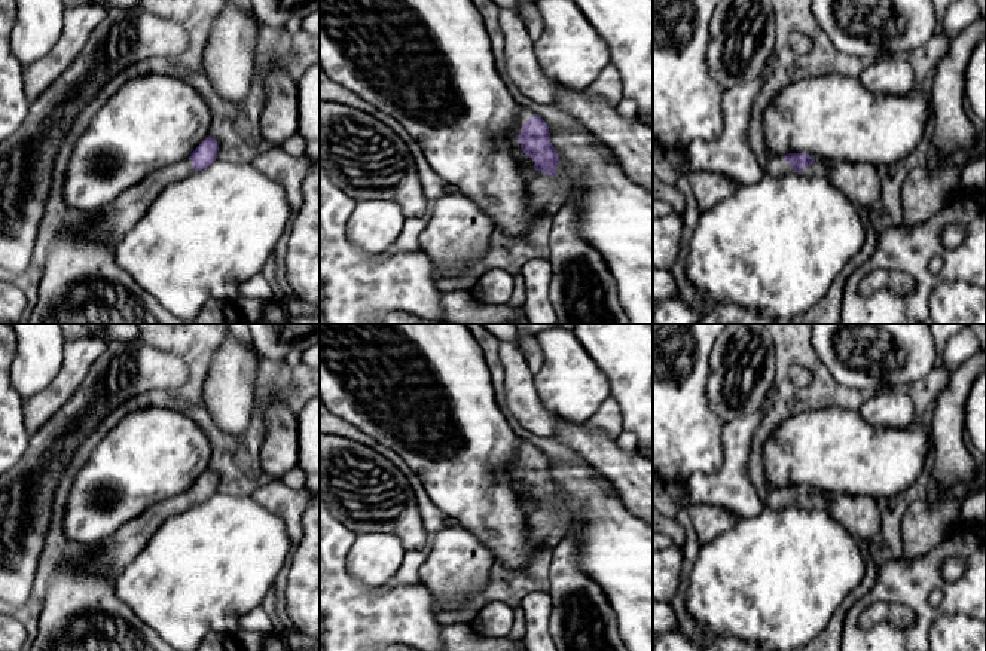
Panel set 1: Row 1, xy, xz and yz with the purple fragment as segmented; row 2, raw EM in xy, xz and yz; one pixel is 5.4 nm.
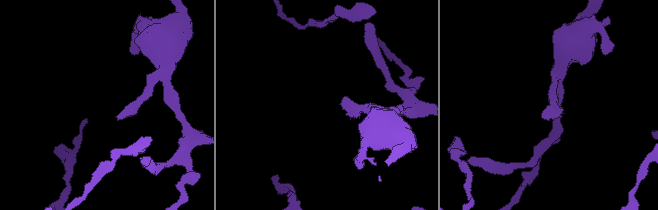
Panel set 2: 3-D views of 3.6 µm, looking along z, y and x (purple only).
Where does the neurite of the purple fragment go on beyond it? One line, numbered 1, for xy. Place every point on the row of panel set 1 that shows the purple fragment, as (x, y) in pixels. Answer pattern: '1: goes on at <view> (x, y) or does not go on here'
1: does not go on here

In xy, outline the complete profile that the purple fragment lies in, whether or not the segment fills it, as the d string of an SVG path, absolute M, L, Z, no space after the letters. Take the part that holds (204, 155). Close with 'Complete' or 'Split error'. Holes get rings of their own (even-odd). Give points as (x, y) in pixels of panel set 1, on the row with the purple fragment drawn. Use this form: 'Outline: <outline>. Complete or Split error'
Outline: M210 135L190 153L189 161L195 171L210 166L217 158L219 144Z. Complete

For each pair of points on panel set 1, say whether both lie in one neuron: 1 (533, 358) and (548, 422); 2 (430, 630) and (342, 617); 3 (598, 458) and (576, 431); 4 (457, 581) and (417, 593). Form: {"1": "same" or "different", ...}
{"1": "different", "2": "same", "3": "same", "4": "different"}

